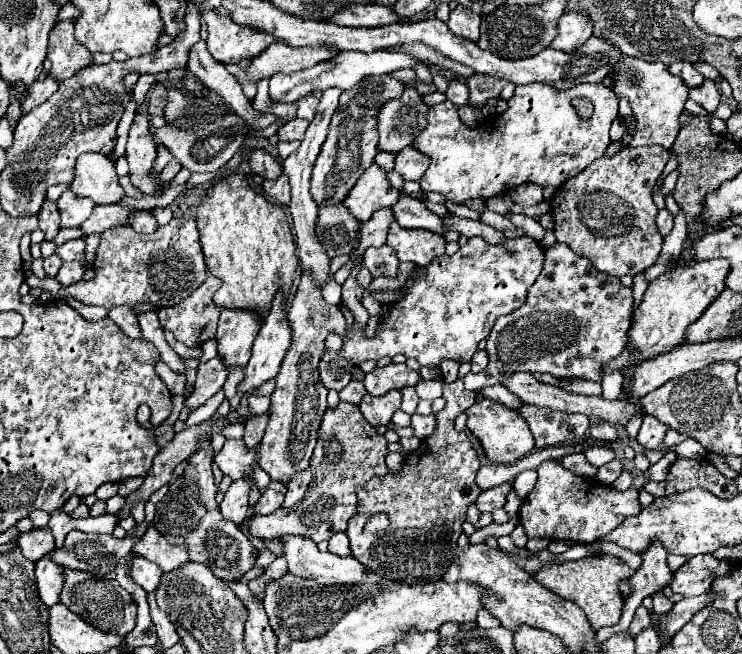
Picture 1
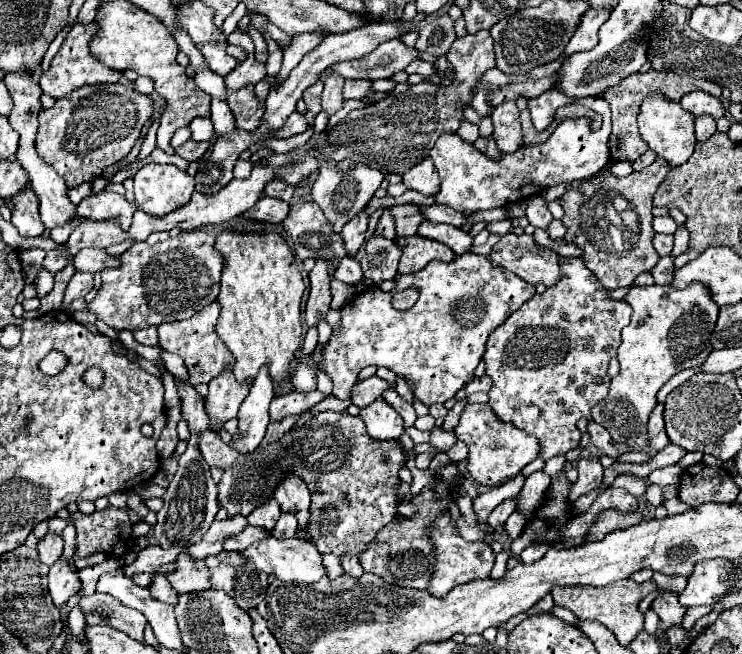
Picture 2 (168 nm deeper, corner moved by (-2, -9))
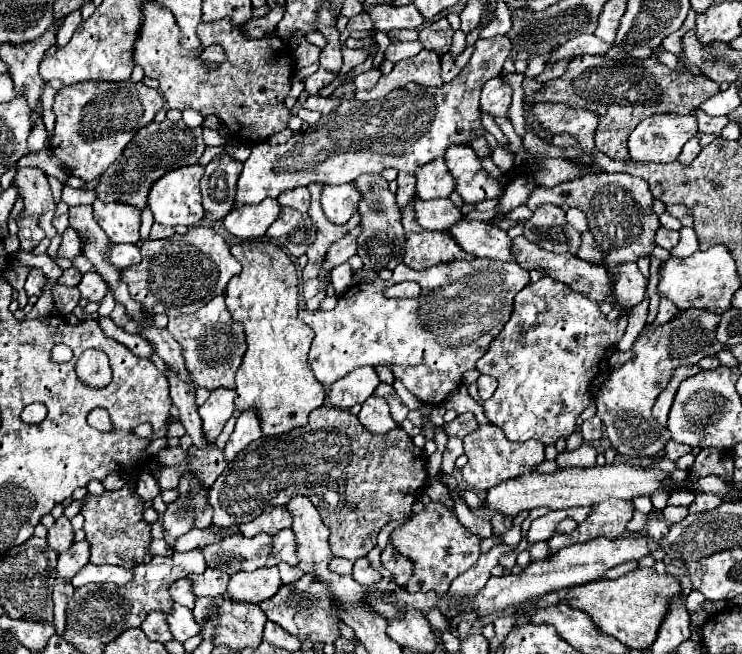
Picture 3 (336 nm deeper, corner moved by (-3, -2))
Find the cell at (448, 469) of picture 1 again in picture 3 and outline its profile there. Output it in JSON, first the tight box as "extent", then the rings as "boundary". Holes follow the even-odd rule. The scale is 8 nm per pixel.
{"extent":[382,541,414,585],"boundary":[[[390,541],[382,551],[382,567],[392,573],[394,581],[398,585],[406,585],[414,573],[414,563],[406,555],[398,553]]]}

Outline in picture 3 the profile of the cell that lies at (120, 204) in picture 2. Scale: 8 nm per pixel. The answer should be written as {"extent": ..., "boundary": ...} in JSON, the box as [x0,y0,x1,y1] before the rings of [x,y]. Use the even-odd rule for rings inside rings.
{"extent":[94,201,140,243],"boundary":[[[94,201],[94,219],[114,243],[138,243],[140,209],[122,203]]]}

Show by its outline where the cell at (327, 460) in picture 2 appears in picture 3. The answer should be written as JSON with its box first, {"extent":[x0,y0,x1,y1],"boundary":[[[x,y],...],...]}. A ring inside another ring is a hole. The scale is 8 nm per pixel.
{"extent":[174,407,426,561],"boundary":[[[318,407],[310,413],[308,425],[292,429],[290,433],[282,433],[276,437],[260,437],[258,441],[250,443],[244,451],[236,455],[234,461],[228,463],[224,473],[218,477],[218,481],[210,489],[210,505],[214,509],[214,525],[210,529],[192,529],[190,533],[176,539],[174,551],[192,551],[194,547],[210,545],[212,541],[220,541],[228,535],[234,527],[234,523],[246,523],[262,509],[274,507],[274,505],[286,505],[286,501],[294,493],[306,495],[314,507],[318,509],[324,525],[330,529],[328,545],[330,551],[336,557],[346,557],[350,561],[356,561],[358,557],[364,557],[370,553],[370,549],[376,545],[378,531],[392,519],[406,519],[412,515],[412,505],[418,499],[422,487],[426,485],[426,455],[422,449],[418,449],[410,435],[404,433],[402,427],[396,427],[390,435],[378,437],[374,433],[368,433],[366,427],[362,427],[360,419],[352,415],[346,409],[336,407]]]}

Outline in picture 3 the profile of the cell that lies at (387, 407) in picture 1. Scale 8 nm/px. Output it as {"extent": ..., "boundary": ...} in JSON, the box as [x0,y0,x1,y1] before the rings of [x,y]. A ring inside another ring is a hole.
{"extent":[358,395,398,435],"boundary":[[[372,395],[362,403],[362,411],[358,413],[358,419],[374,435],[386,435],[398,427],[396,421],[390,417],[390,409],[386,401],[382,401],[382,397],[378,395]]]}

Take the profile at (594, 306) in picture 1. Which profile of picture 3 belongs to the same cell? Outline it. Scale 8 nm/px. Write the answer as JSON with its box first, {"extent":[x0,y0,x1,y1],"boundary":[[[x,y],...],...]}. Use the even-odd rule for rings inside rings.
{"extent":[476,281,626,445],"boundary":[[[544,281],[526,285],[514,297],[514,311],[510,321],[492,339],[486,355],[476,363],[480,373],[486,373],[498,381],[498,389],[494,395],[484,401],[486,417],[502,427],[510,441],[528,441],[538,439],[544,445],[554,445],[560,437],[568,439],[574,433],[576,419],[580,413],[596,401],[602,383],[610,377],[610,355],[616,351],[624,331],[626,331],[626,317],[620,315],[616,321],[608,321],[606,315],[600,311],[600,305],[590,301],[584,293],[570,289],[560,281]]]}

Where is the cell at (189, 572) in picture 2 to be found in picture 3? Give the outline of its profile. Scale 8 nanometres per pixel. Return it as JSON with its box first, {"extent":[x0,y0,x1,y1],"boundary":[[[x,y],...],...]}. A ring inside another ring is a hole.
{"extent":[188,569,228,595],"boundary":[[[206,569],[200,575],[188,575],[188,581],[192,583],[194,595],[224,595],[228,575],[220,569]]]}

